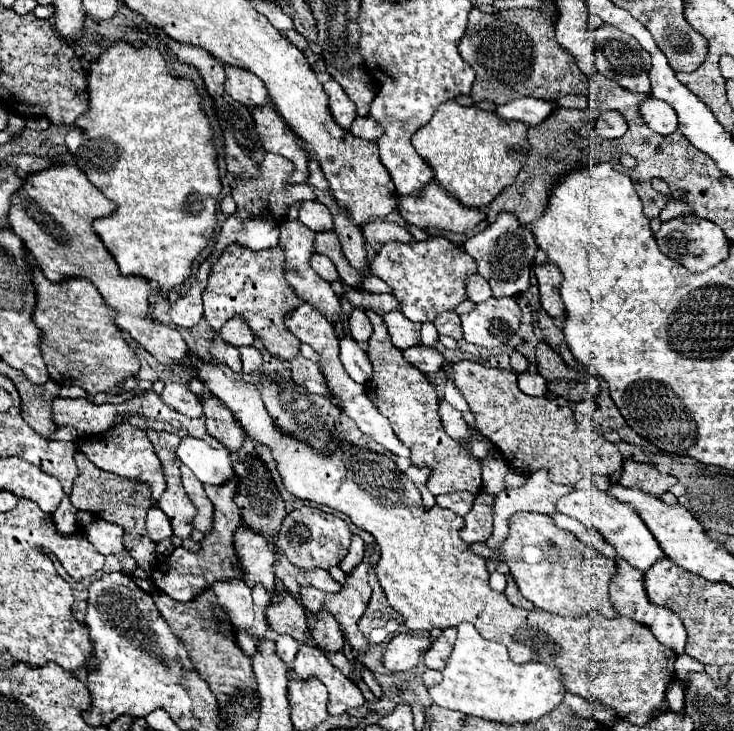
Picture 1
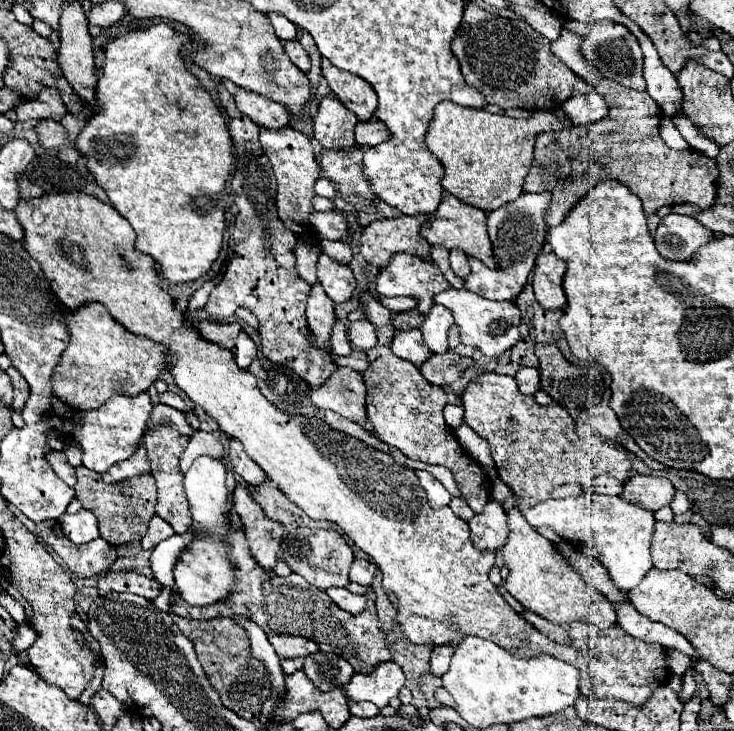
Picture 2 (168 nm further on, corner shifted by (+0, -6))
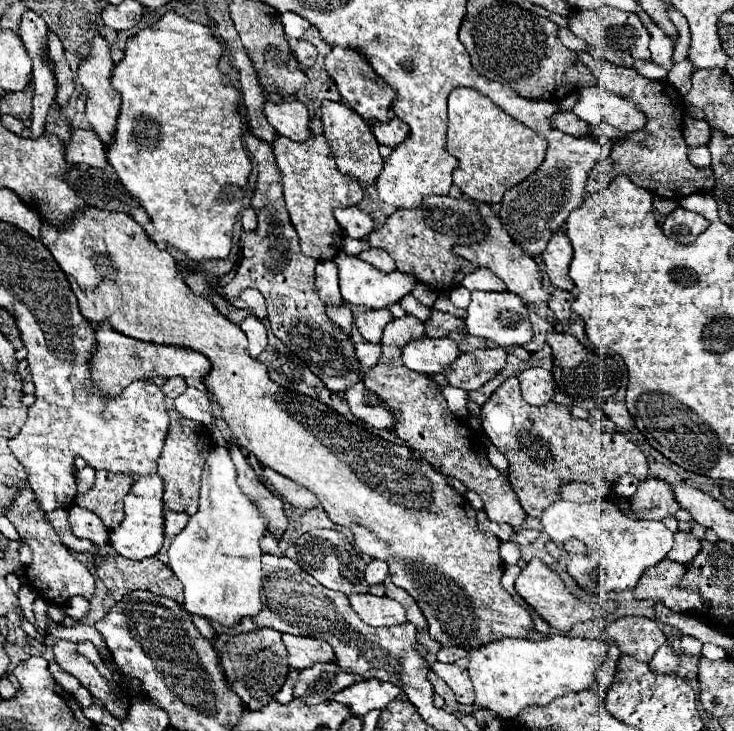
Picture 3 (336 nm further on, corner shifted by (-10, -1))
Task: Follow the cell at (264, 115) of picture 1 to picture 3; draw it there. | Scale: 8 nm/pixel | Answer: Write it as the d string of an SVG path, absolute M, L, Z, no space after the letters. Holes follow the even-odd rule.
M311 134L305 142L293 142L291 138L277 136L273 142L273 152L283 174L285 206L301 238L303 254L317 260L335 258L343 244L343 232L333 218L333 210L359 204L363 200L363 186L353 176L345 176L337 170L335 160L331 158L331 148L327 146L323 134Z

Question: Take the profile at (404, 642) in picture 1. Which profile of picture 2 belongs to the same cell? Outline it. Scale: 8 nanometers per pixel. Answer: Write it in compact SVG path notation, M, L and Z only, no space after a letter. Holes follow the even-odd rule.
M381 663L375 667L371 675L361 675L355 673L351 681L345 685L345 695L349 701L369 701L383 709L389 699L399 695L399 689L405 685L405 673L403 669L393 663Z

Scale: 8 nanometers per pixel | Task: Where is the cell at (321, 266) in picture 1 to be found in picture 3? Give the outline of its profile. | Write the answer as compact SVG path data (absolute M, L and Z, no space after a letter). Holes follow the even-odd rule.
M343 250L333 258L333 262L337 264L337 270L339 270L339 288L341 288L341 296L345 304L363 304L363 306L379 310L379 308L385 308L387 304L399 302L417 284L417 278L413 274L403 274L399 270L383 274L371 264L359 260L357 256L349 256Z

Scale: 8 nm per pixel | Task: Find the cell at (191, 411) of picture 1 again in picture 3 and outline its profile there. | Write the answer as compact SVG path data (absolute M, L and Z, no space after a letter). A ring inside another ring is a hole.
M169 378L169 380L161 386L161 390L163 390L165 396L177 398L177 396L181 396L181 394L187 390L187 382L185 382L185 378Z

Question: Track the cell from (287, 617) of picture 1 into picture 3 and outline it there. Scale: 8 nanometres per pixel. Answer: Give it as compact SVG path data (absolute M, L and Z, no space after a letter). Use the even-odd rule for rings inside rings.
M283 634L283 644L287 648L289 666L295 670L303 670L313 662L329 662L333 658L331 646L319 638Z

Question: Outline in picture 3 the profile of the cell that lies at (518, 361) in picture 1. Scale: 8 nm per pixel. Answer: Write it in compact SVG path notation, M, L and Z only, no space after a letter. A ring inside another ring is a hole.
M543 368L523 370L519 374L519 382L521 382L523 398L533 406L543 406L555 394L553 374L549 370L543 370Z

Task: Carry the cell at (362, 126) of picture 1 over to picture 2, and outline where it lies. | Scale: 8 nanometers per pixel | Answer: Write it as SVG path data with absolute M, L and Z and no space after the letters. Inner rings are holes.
M365 121L365 123L357 123L355 127L355 141L361 147L375 147L383 141L387 141L391 137L389 129L385 127L385 123L381 121Z

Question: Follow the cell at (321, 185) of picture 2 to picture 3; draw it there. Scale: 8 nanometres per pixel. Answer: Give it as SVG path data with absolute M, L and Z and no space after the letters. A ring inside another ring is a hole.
M331 100L321 102L321 120L323 120L323 136L331 144L331 152L339 172L355 176L365 184L373 184L383 166L383 158L379 154L379 144L371 134L369 124L343 102L331 102Z

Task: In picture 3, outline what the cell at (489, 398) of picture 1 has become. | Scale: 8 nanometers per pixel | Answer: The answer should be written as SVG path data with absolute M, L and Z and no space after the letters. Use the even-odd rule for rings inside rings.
M517 376L507 378L491 396L489 400L481 406L481 426L483 432L489 436L491 444L509 460L509 470L511 470L511 486L523 506L523 510L529 516L541 516L541 512L557 500L559 486L567 480L575 482L587 482L593 484L601 494L607 494L609 488L615 484L615 480L621 474L633 474L641 480L649 476L647 470L647 458L643 452L629 442L623 434L615 432L609 436L603 436L601 432L593 430L587 420L579 420L571 416L571 410L563 404L557 402L547 402L545 406L531 406L523 400L519 394L519 380Z

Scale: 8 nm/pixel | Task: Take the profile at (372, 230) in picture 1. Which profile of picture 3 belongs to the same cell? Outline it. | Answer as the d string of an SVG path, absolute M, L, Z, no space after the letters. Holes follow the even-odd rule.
M431 196L427 198L419 208L415 210L395 210L381 228L373 230L367 240L373 248L381 248L385 250L397 264L397 268L401 272L407 272L407 274L415 274L417 280L425 282L427 286L435 288L435 292L441 292L441 290L449 290L449 288L455 288L461 284L461 280L465 278L465 274L469 274L473 270L473 264L455 256L453 254L453 246L457 244L471 244L471 242L479 242L483 240L485 236L485 228L481 226L481 218L479 218L479 212L475 208L473 202L467 202L467 198L451 198L451 196Z

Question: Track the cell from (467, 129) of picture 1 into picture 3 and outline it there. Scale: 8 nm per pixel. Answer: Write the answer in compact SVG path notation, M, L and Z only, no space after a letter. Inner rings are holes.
M455 88L449 94L447 150L459 160L453 184L477 202L499 204L503 194L529 178L545 158L545 140L529 126L507 116L493 100L471 88Z

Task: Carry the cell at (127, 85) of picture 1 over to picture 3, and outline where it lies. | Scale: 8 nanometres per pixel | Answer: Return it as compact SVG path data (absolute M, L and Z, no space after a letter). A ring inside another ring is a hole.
M167 12L157 24L147 26L143 30L139 30L135 36L127 38L127 46L125 46L125 56L121 62L115 64L113 68L113 76L111 76L111 86L121 94L121 112L117 118L117 126L113 132L113 138L109 144L105 144L107 148L107 162L113 166L115 174L119 176L121 184L125 186L125 190L137 198L141 202L141 208L149 214L153 226L155 226L155 234L151 236L151 240L155 244L163 244L163 246L173 246L175 250L183 252L189 256L191 262L203 262L203 260L215 260L215 258L227 258L231 252L231 234L233 234L233 226L237 222L237 214L239 208L243 210L245 206L245 196L247 196L247 178L251 172L251 160L247 158L247 152L243 148L243 122L237 114L237 100L239 100L239 90L235 90L231 86L231 82L227 78L223 78L223 74L217 68L217 62L221 58L221 46L215 40L213 32L197 22L191 22L183 16L177 16L175 12Z

